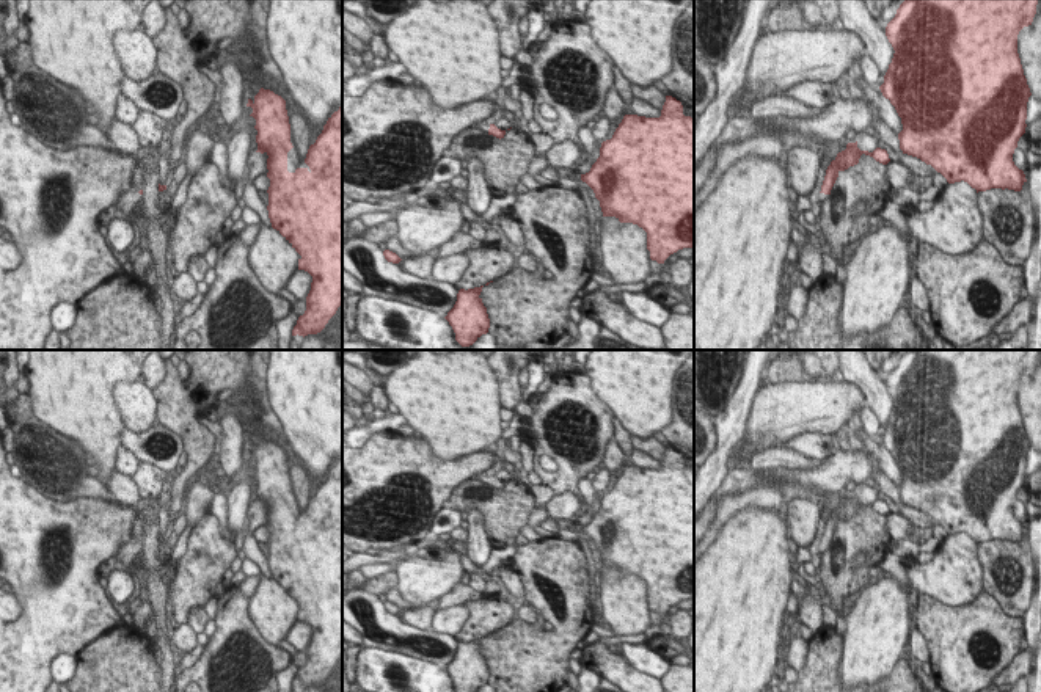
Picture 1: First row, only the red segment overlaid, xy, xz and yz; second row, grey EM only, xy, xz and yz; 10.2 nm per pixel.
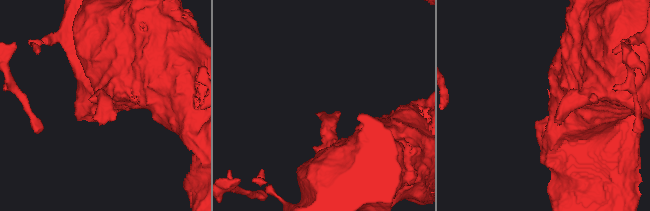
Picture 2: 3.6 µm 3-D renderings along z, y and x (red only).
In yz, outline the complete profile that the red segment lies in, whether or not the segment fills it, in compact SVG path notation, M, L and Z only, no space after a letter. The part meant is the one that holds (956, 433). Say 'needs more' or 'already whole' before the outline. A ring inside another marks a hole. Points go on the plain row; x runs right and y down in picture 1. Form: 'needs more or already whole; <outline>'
already whole; M908 350L900 356L895 369L886 378L886 388L895 405L879 441L901 469L903 482L898 485L898 491L903 505L917 508L926 516L931 516L948 535L967 534L977 544L991 540L1022 541L1027 530L1024 523L1014 516L1013 505L1019 490L1025 485L1027 453L1032 444L1017 405L1017 386L1024 378L1032 377L1038 351L1039 350Z

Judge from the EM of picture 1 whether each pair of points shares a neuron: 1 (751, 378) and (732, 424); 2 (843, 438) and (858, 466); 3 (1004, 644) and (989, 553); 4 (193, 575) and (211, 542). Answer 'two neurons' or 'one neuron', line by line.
1: one neuron
2: two neurons
3: two neurons
4: one neuron

